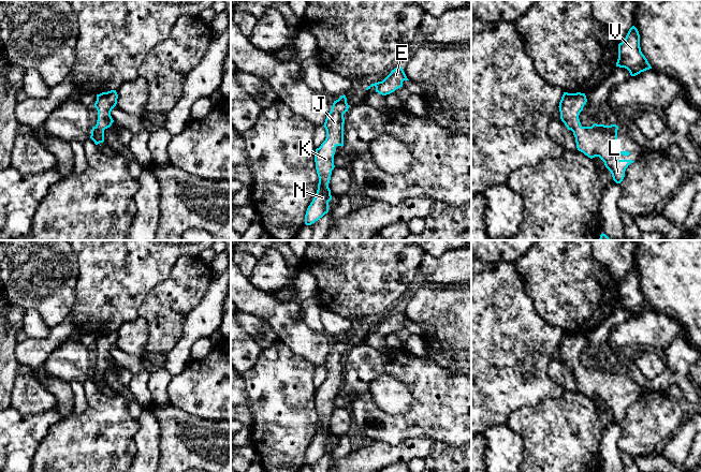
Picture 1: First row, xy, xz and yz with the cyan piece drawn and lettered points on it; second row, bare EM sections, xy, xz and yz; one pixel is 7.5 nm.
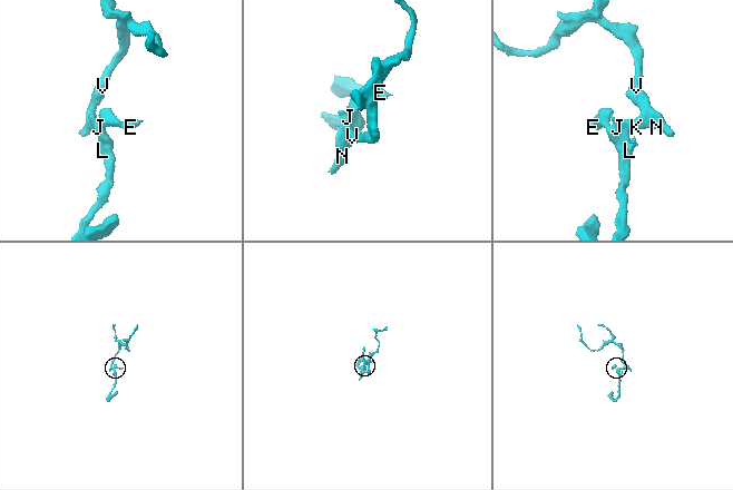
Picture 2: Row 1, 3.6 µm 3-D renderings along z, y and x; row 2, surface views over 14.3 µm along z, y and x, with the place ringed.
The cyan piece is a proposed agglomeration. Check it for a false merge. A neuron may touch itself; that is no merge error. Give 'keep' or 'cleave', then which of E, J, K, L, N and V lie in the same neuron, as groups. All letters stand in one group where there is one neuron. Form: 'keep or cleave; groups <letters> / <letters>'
keep; groups E J K L N V

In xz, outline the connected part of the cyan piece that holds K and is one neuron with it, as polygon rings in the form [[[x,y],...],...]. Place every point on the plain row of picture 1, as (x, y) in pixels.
[[[344,335],[334,341],[331,352],[326,356],[323,366],[326,370],[326,379],[316,389],[315,395],[316,410],[319,417],[318,430],[305,455],[306,466],[311,466],[328,453],[328,442],[332,440],[328,424],[332,411],[335,408],[335,388],[344,386],[344,354],[348,352],[349,348]]]

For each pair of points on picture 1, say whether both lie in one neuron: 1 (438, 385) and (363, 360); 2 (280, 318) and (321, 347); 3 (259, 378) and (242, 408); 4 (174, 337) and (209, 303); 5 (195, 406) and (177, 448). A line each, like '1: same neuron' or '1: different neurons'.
1: same neuron
2: same neuron
3: different neurons
4: different neurons
5: different neurons

